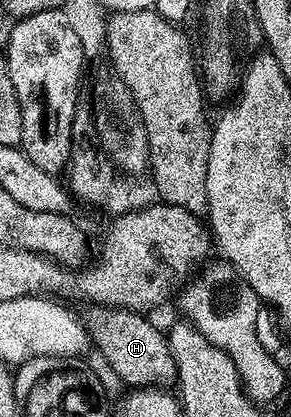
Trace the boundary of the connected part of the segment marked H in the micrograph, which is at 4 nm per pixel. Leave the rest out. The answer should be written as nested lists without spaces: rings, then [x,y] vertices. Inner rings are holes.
[[[103,304],[89,305],[86,325],[95,349],[114,368],[121,383],[138,388],[152,384],[155,378],[169,377],[173,369],[172,353],[165,331],[159,330],[143,313]]]

